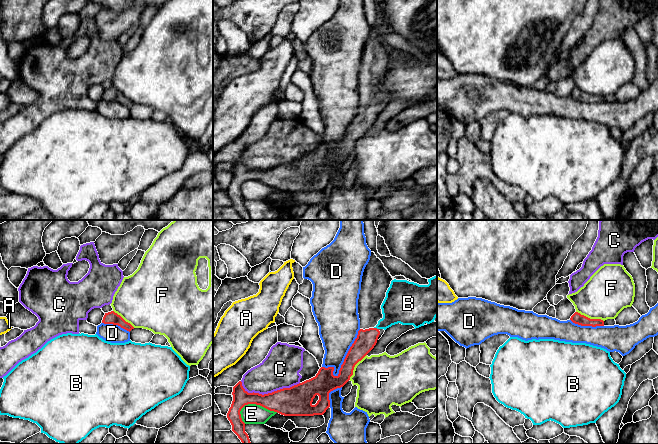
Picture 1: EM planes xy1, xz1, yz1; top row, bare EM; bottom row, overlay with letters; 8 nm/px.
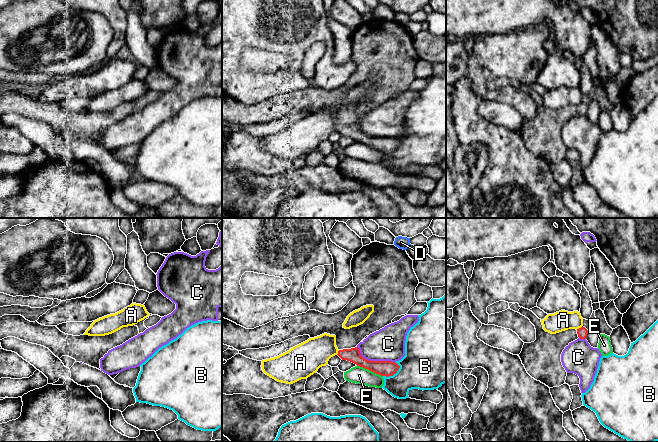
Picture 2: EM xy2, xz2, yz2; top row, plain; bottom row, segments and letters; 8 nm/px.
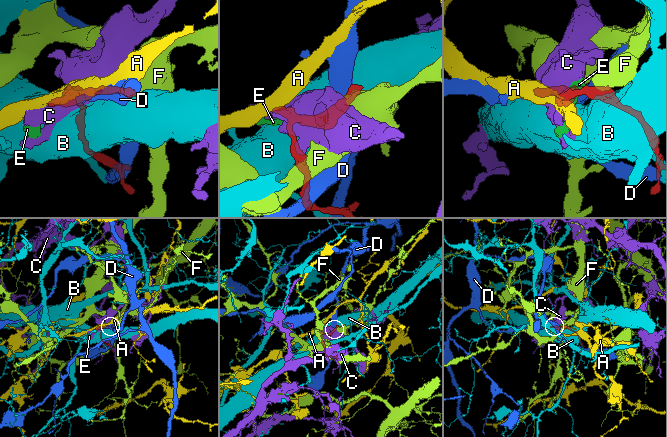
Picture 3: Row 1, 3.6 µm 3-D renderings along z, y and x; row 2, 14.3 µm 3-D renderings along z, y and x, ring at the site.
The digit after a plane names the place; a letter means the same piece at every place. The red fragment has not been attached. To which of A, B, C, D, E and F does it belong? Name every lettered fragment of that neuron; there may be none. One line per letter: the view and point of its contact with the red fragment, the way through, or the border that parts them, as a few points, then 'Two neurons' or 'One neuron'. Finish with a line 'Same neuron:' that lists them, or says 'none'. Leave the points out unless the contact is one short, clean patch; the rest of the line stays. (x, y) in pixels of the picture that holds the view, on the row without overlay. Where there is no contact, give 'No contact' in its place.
A: Touches red at yz2 (579, 104). Boundary: yz2 (582, 101), (576, 105). Two neurons
B: Touches red at xz2 (392, 151). Two neurons
C: Touches red at xz1 (268, 169). Two neurons
D: Touches red at xz1 (343, 138). Two neurons
E: Touches red at xz1 (258, 180). Two neurons
F: Touches red at yz1 (589, 94). Two neurons
Same neuron: none

